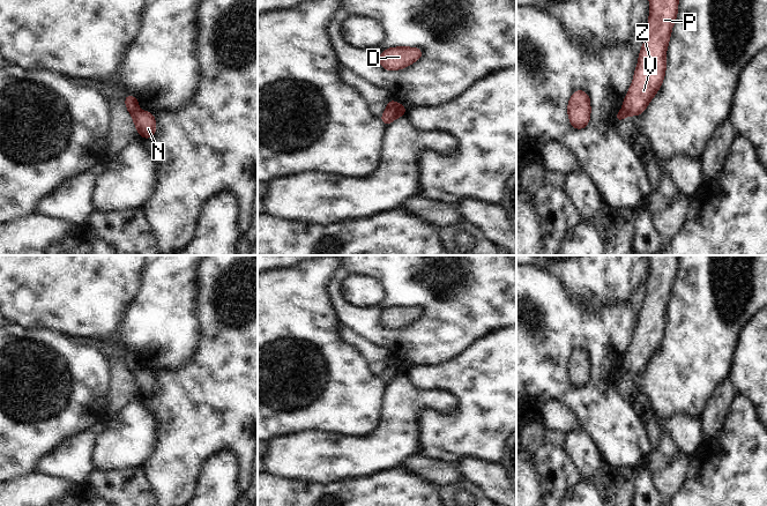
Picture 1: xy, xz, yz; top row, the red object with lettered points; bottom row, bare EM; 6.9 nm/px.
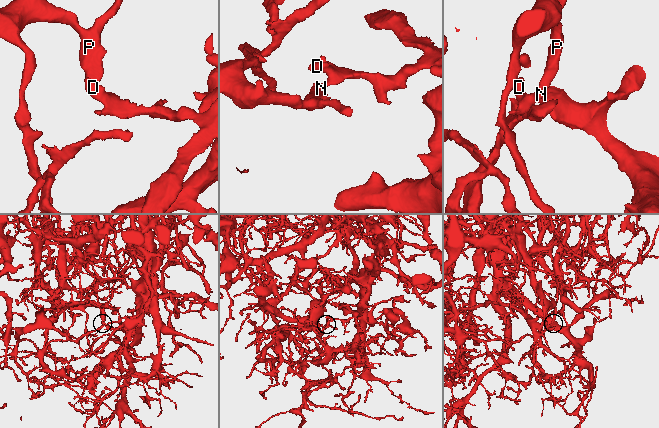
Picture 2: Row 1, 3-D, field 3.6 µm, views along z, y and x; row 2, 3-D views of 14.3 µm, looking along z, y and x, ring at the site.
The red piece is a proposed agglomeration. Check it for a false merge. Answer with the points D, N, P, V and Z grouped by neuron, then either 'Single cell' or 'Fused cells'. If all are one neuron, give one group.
Groups: D N / P V Z. Fused cells.

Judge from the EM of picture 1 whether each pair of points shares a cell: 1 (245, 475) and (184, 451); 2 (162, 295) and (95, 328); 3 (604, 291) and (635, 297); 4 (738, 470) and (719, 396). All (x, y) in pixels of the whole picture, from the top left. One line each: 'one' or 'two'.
1: one
2: two
3: two
4: two

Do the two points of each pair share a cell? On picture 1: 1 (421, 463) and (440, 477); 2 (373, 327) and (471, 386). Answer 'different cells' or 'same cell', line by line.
1: same cell
2: different cells

